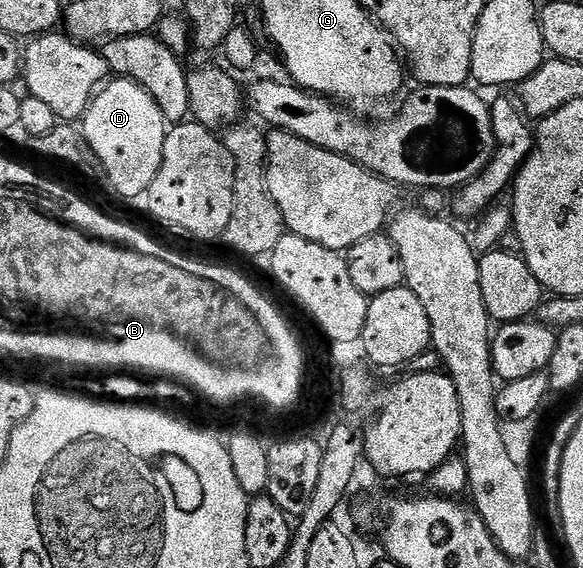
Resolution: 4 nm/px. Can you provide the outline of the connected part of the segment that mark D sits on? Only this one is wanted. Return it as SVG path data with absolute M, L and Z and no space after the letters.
M111 80L97 90L81 118L80 128L91 151L100 159L105 180L110 180L111 187L122 197L141 198L152 179L156 179L156 171L160 171L168 132L168 123L152 95L135 81Z

